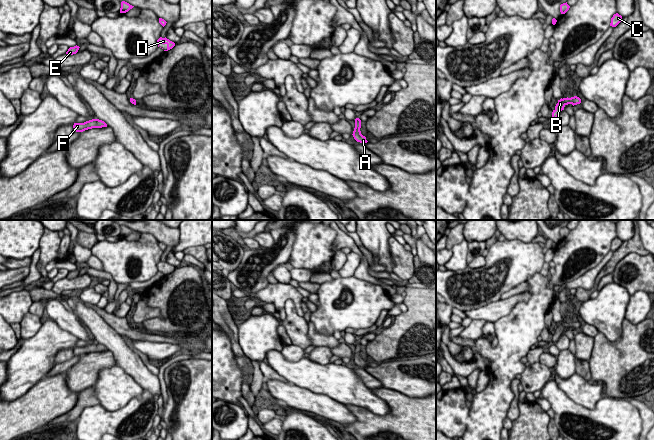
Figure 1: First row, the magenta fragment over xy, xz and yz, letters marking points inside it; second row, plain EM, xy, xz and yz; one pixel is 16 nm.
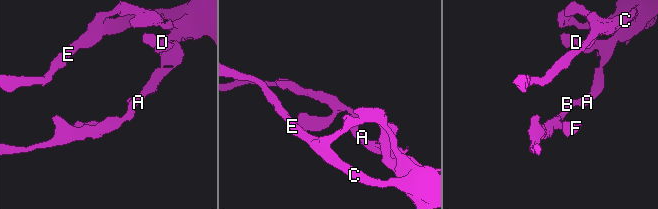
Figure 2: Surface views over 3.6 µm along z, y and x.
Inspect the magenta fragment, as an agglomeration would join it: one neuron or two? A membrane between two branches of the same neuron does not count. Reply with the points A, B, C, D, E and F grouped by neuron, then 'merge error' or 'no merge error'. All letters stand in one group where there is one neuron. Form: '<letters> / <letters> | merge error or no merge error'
A B C D E F | no merge error

